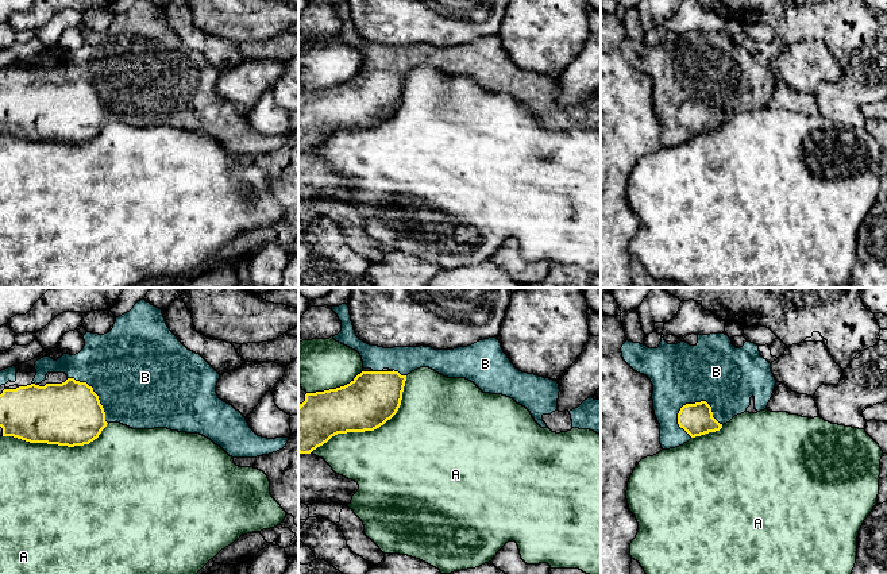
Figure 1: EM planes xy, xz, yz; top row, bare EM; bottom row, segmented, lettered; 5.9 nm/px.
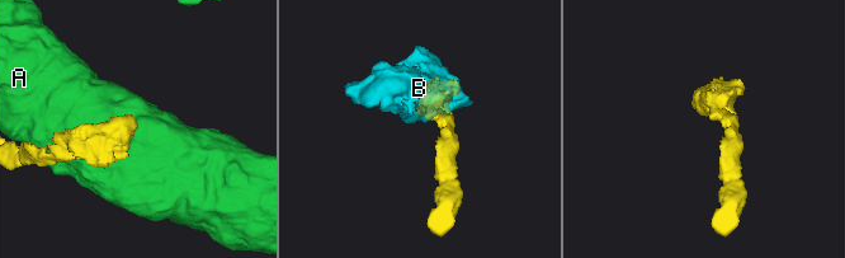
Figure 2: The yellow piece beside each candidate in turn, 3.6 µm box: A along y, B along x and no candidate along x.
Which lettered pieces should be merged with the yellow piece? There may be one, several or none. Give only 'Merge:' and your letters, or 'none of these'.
Merge: B

